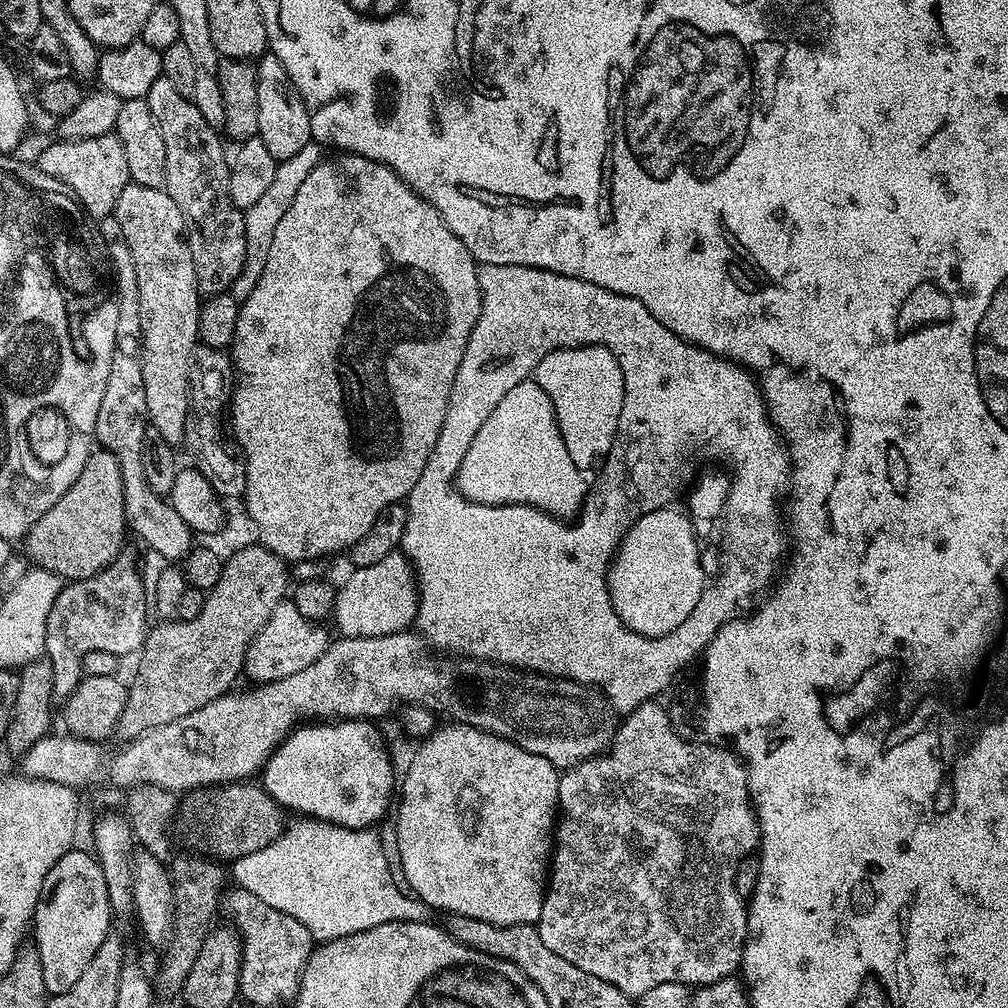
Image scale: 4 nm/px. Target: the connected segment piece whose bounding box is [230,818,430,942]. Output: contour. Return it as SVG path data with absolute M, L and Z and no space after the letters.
M293 820L273 844L231 861L235 887L250 890L266 906L298 918L316 942L346 938L386 922L429 919L428 905L419 898L404 896L405 889L398 880L396 885L375 827L343 828L325 820Z

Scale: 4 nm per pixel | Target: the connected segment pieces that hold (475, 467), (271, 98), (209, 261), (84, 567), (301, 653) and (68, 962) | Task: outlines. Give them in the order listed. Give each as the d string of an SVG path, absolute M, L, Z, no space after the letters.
M529 378L518 382L518 386L494 406L490 418L482 422L482 430L474 434L474 442L470 442L470 450L466 450L466 458L462 458L462 466L456 471L455 486L465 498L479 504L529 504L552 516L572 518L579 513L590 492L590 484L584 481L584 476L566 450L550 398Z
M271 50L255 61L256 81L258 82L258 130L256 135L266 145L266 150L277 162L294 158L302 146L313 143L312 127L308 117L308 108L304 99L298 94L286 66L278 62Z
M163 74L158 82L154 82L154 86L150 86L146 99L150 114L154 114L154 122L158 122L158 130L162 130L162 142L166 142L166 178L163 189L170 194L170 198L174 198L178 210L182 210L198 286L208 298L227 293L246 262L246 226L244 212L236 208L230 198L230 156L229 153L224 153L224 148L220 145L221 133L212 128L206 118L202 118L202 110L198 110L198 106L189 97L178 94L178 89L171 84L170 78Z
M94 450L86 458L86 466L82 466L82 474L78 474L74 486L34 522L23 544L35 567L50 570L71 582L98 574L121 555L124 532L122 472L118 470L114 454Z
M281 602L269 620L250 641L244 656L243 675L249 676L256 684L269 684L272 680L281 680L298 670L306 670L310 662L317 660L330 643L330 635L323 623L312 623L298 612L291 602Z
M69 850L54 862L42 882L42 894L36 904L34 947L42 962L42 982L46 982L49 996L66 994L82 978L86 966L90 966L90 960L113 931L114 911L100 861L91 851L76 851Z

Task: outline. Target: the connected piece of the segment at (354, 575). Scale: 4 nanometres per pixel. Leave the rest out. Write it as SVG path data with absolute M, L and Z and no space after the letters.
M397 550L386 554L382 562L374 566L352 568L345 578L344 585L339 585L336 594L334 621L341 637L378 638L386 634L403 632L413 627L416 619L416 601L418 585L414 579L411 564L403 551Z

